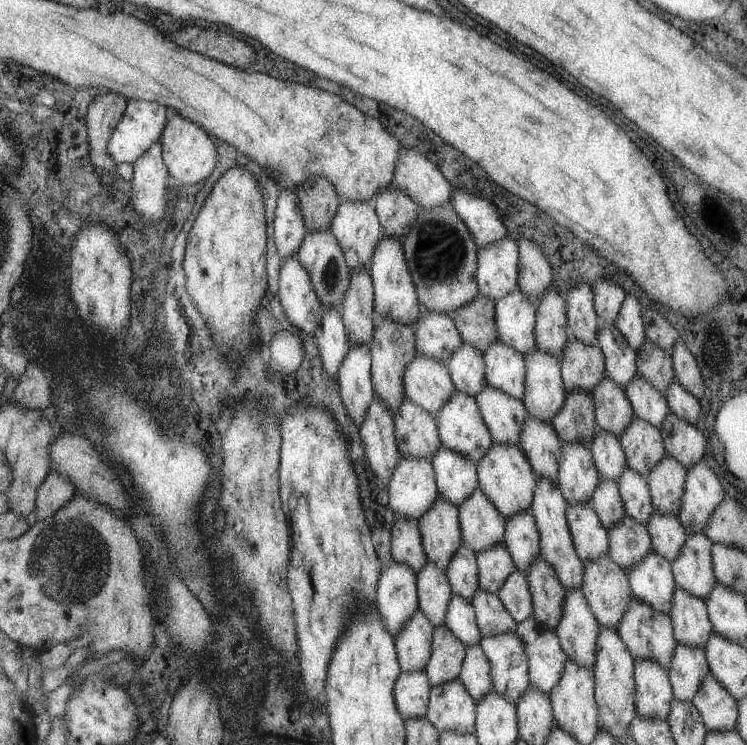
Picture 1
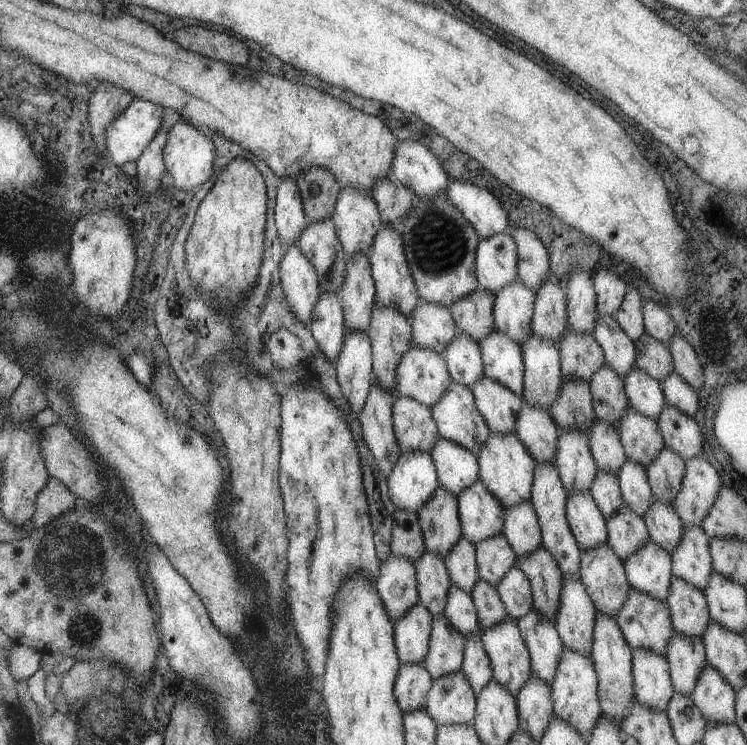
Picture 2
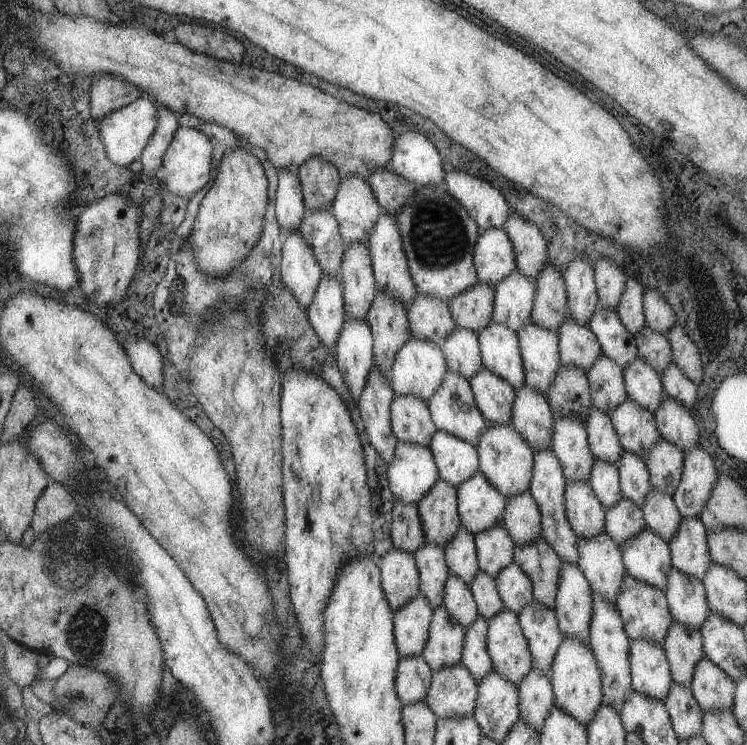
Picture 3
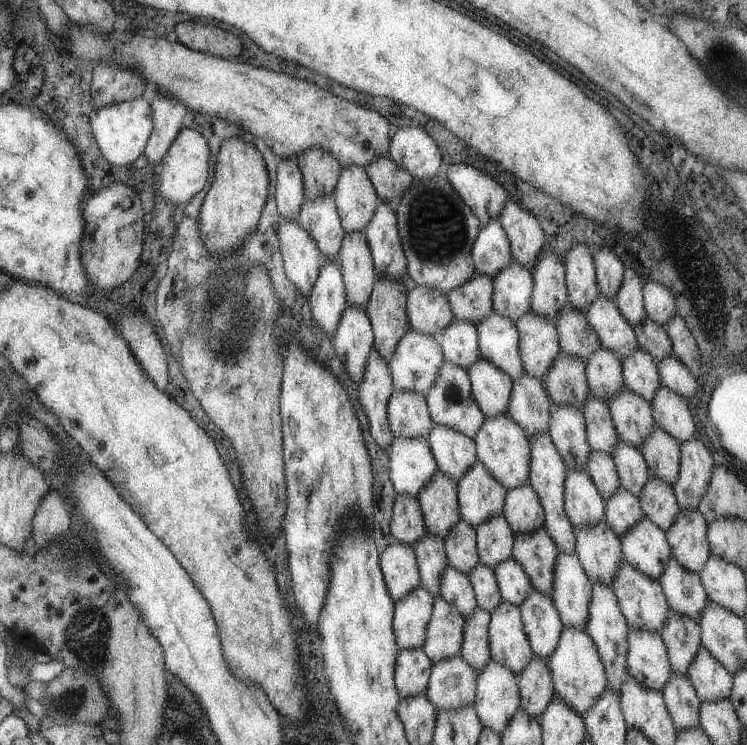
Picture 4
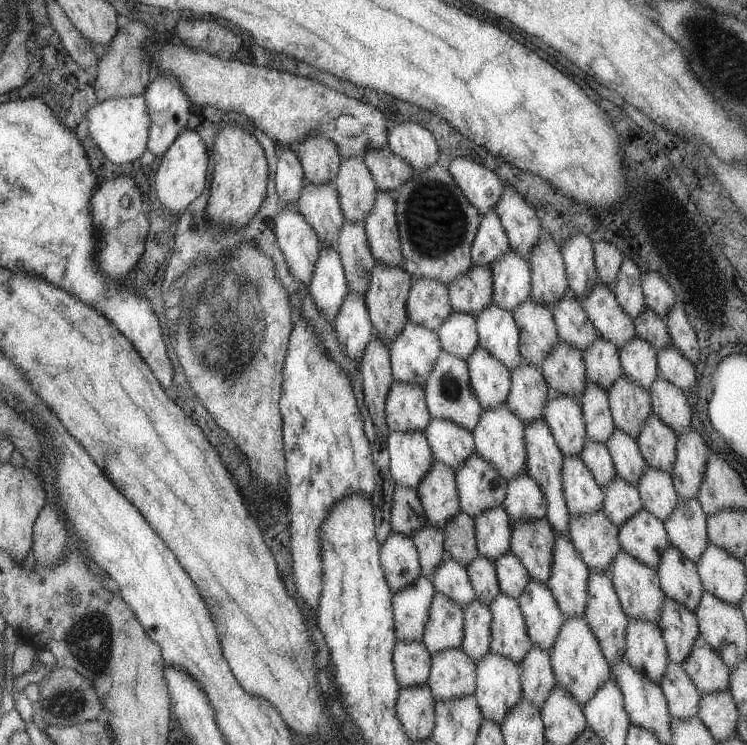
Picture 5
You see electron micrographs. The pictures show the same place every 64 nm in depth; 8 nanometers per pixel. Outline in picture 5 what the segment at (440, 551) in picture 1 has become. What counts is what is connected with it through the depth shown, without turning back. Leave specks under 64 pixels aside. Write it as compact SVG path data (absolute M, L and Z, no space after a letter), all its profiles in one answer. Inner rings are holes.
M434 460L415 491L427 524L436 529L443 530L447 521L460 512L455 473L446 464Z

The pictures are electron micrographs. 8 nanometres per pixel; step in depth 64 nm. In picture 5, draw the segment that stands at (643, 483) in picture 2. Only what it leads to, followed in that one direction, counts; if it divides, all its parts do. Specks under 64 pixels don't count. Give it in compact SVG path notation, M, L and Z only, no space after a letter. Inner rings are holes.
M615 429L604 444L609 451L616 476L636 488L643 469L647 466L635 439Z

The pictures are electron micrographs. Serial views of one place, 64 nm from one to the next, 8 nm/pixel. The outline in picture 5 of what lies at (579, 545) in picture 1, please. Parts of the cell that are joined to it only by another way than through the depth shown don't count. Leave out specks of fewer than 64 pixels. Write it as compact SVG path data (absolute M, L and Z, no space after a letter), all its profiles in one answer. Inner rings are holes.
M562 457L562 491L566 509L575 517L602 510L602 488L579 457Z

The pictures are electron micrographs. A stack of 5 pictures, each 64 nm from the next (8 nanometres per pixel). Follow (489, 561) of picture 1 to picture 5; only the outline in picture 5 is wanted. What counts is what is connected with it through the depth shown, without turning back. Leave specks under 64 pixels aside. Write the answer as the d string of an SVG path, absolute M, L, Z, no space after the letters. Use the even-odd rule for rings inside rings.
M502 506L488 510L473 520L479 555L494 562L497 557L510 552L512 526Z

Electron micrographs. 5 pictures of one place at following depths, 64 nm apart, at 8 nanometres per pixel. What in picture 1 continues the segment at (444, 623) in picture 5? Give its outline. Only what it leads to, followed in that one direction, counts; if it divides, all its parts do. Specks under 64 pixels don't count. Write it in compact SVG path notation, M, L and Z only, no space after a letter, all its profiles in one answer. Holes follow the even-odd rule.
M445 626L433 627L431 654L423 668L430 687L456 680L464 660L465 646Z

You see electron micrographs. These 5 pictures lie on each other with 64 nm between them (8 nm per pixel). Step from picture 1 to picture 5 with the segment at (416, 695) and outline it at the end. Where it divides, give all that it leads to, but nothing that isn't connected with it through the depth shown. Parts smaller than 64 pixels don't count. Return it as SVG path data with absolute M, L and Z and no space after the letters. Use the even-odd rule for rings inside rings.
M396 641L392 663L395 680L400 688L425 685L431 661L422 641Z

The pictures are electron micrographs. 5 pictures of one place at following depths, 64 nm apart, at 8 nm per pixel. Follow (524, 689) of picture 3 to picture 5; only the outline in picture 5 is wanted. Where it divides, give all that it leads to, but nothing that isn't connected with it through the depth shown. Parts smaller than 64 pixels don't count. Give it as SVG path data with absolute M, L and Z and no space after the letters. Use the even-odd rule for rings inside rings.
M532 646L519 664L522 698L539 710L556 686L548 654Z

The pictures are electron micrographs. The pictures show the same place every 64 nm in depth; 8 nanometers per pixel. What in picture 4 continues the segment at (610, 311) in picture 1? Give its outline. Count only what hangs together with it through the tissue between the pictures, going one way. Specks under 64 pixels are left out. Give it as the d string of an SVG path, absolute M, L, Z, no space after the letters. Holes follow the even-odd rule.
M607 249L599 250L592 256L592 261L600 295L614 302L624 273L624 268L618 256Z

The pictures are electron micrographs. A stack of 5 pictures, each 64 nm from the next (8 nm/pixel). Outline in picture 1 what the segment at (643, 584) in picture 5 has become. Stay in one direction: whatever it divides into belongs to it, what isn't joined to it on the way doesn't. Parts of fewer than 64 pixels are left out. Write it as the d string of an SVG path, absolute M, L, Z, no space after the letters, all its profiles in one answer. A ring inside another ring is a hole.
M631 598L627 604L627 610L623 612L621 620L617 622L616 630L633 660L651 660L651 662L657 662L661 668L669 671L671 658L673 658L673 648L677 646L677 642L673 638L672 626L667 614L655 612L647 604Z

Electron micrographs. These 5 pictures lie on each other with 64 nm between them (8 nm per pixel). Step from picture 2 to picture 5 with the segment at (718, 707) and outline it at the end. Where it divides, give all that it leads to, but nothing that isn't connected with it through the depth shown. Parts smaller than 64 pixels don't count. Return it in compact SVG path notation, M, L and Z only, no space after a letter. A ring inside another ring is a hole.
M699 635L694 640L682 667L700 696L728 691L730 683L728 666Z

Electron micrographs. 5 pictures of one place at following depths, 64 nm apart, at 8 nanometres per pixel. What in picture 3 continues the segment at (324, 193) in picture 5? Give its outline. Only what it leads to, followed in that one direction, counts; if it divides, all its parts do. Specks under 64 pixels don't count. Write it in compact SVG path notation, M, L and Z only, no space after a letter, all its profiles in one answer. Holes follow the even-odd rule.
M330 210L309 211L303 217L298 232L309 244L311 252L323 277L332 276L341 280L341 261L345 246L342 243L337 221Z

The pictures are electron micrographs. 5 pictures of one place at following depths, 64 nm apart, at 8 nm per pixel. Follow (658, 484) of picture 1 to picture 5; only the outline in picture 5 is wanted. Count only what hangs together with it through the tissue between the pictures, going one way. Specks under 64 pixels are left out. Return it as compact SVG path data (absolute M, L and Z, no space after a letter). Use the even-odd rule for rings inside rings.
M651 412L635 440L647 466L671 476L677 439L677 434Z

